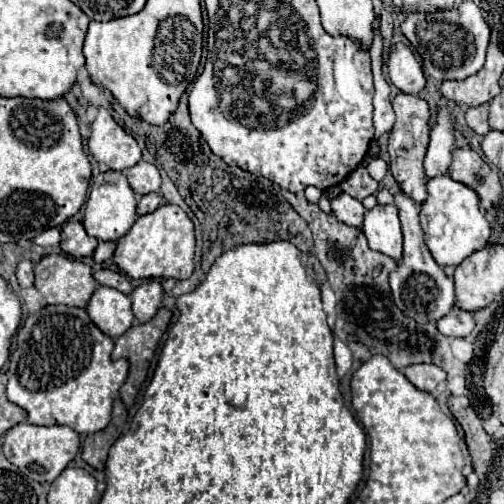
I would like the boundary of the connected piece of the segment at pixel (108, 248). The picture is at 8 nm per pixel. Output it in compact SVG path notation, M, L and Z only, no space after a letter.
M99 242L97 250L95 250L95 254L93 254L93 262L95 262L95 264L105 262L107 258L113 256L113 252L115 252L115 242Z

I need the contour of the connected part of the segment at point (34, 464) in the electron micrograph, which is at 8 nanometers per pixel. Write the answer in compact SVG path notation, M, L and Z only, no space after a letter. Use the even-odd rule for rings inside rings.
M21 422L5 432L3 442L3 454L5 458L19 468L19 472L35 482L51 484L65 466L75 458L79 452L79 434L73 432L69 426L33 426L27 422Z

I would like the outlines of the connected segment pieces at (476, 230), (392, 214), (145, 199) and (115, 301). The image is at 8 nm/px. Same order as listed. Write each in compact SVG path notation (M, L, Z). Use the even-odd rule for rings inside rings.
M441 174L427 180L427 200L421 206L421 228L425 232L425 244L435 262L445 266L459 266L467 256L487 246L491 226L479 208L479 196L469 186L453 180L449 174Z
M377 204L375 208L367 210L363 220L363 234L369 240L369 248L387 254L393 260L401 260L403 236L395 204Z
M149 194L149 196L141 196L139 204L137 204L137 214L149 214L155 212L161 206L161 196L159 194Z
M97 288L87 304L87 314L95 322L95 326L107 334L109 338L117 340L133 326L133 312L131 300L123 292L115 288Z

